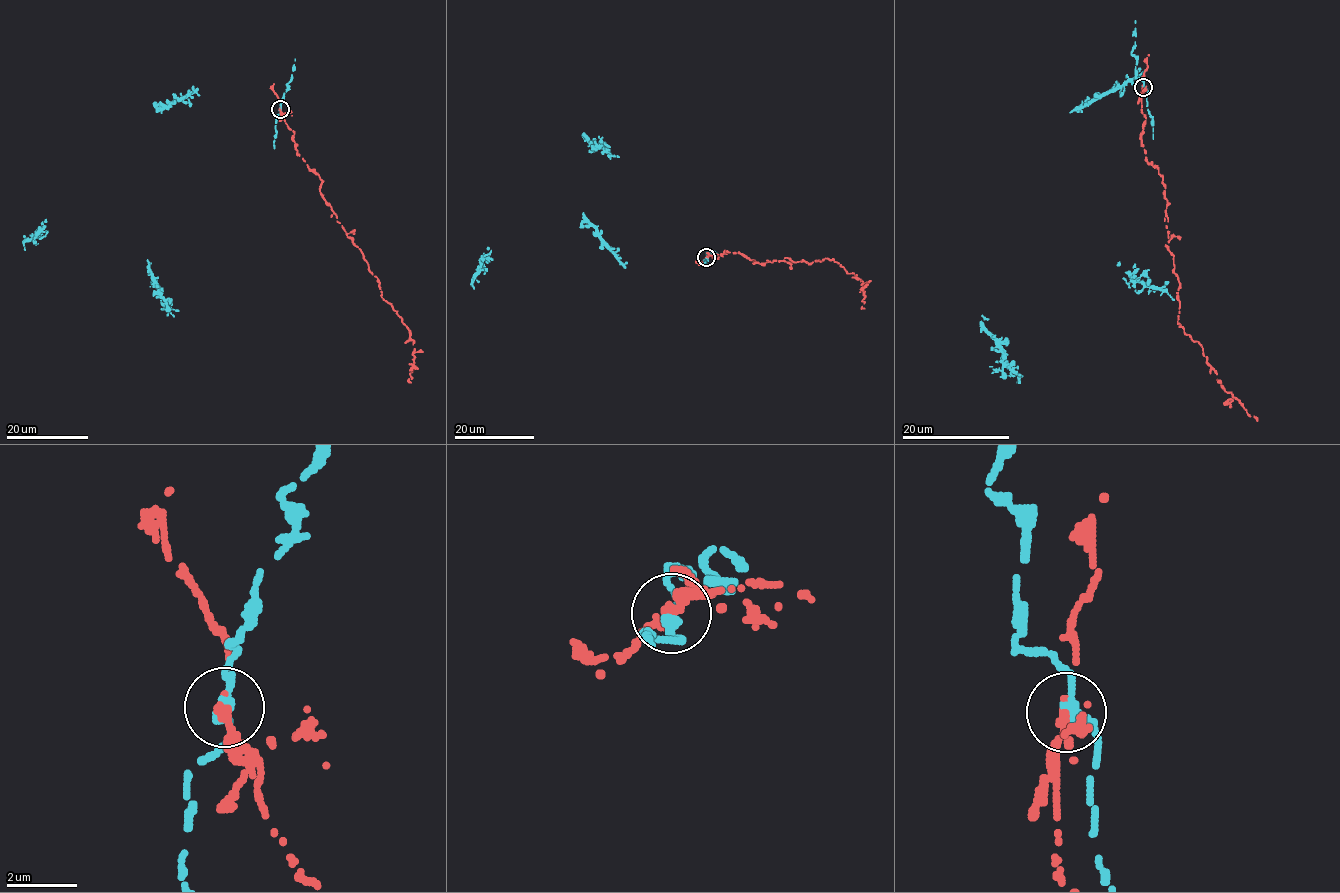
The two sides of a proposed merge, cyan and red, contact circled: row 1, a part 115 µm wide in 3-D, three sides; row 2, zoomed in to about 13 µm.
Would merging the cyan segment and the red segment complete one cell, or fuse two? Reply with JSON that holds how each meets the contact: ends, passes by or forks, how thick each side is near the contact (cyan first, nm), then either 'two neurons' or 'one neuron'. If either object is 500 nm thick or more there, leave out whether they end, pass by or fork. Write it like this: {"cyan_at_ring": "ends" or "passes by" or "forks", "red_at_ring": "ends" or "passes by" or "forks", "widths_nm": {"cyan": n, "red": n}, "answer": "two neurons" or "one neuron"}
{"cyan_at_ring": "passes by", "red_at_ring": "ends", "widths_nm": {"cyan": 280, "red": 320}, "answer": "two neurons"}

